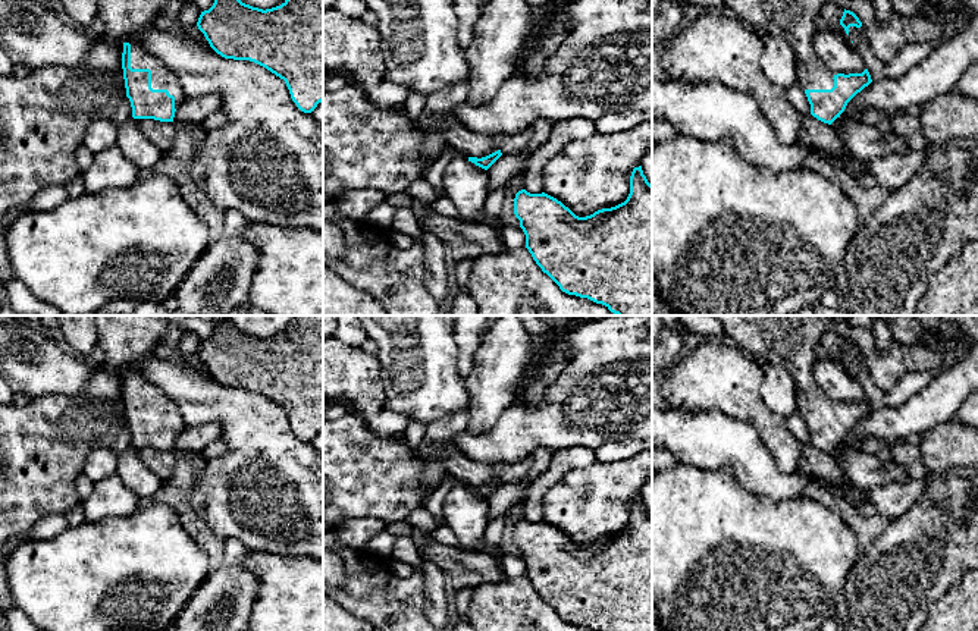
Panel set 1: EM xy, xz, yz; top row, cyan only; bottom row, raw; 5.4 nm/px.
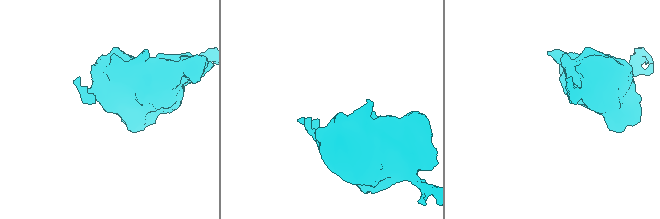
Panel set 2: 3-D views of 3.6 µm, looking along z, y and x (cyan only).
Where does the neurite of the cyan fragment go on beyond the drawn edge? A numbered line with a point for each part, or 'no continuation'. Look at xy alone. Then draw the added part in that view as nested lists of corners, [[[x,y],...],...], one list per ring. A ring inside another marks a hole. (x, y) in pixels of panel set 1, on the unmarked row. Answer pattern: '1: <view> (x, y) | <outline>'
1: xy (162, 407) | [[[129,368],[131,373],[131,396],[151,399],[151,417],[167,418],[175,426],[175,437],[181,434],[186,426],[178,405],[169,399],[162,390],[150,383],[141,373]]]

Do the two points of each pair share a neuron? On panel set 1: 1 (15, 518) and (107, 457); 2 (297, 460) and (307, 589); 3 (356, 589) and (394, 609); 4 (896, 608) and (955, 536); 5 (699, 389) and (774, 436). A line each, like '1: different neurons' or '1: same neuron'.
1: different neurons
2: different neurons
3: same neuron
4: same neuron
5: same neuron

